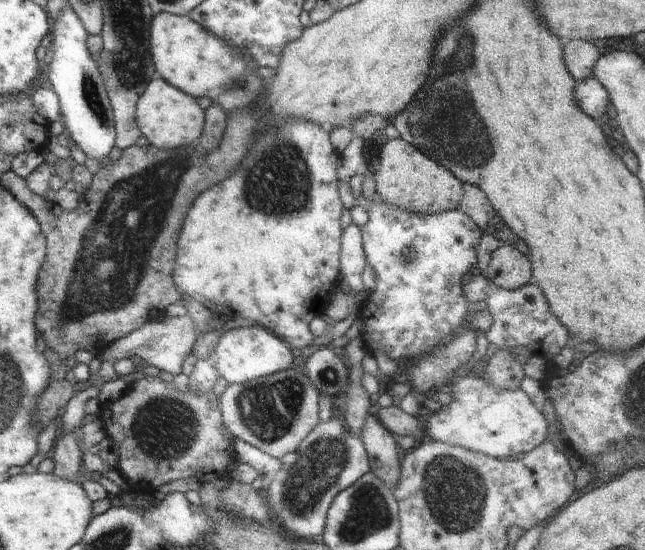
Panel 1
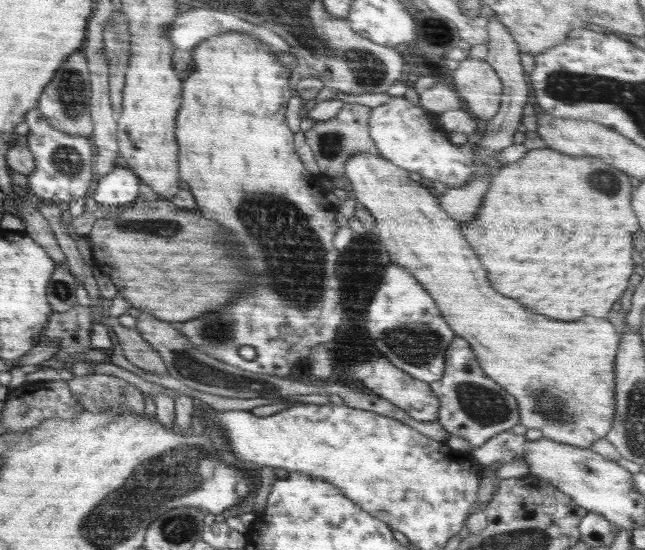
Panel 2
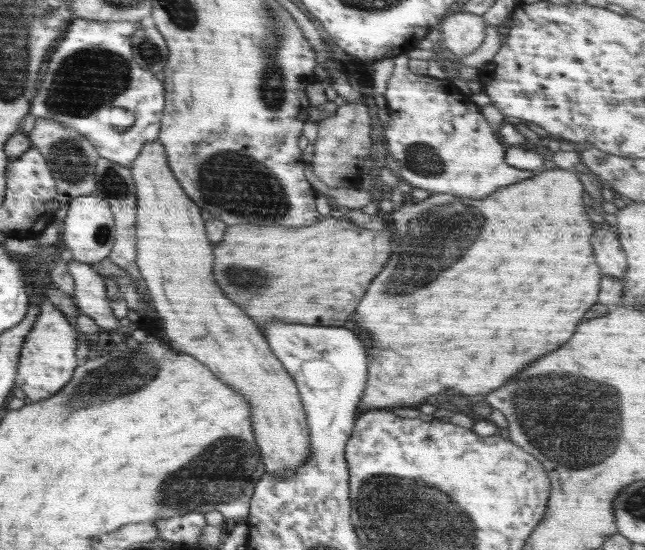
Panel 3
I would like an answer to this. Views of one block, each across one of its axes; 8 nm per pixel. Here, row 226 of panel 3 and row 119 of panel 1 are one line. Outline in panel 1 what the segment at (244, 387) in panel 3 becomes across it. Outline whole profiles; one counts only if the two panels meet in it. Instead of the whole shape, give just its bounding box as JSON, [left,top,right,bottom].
[135,77,205,150]

